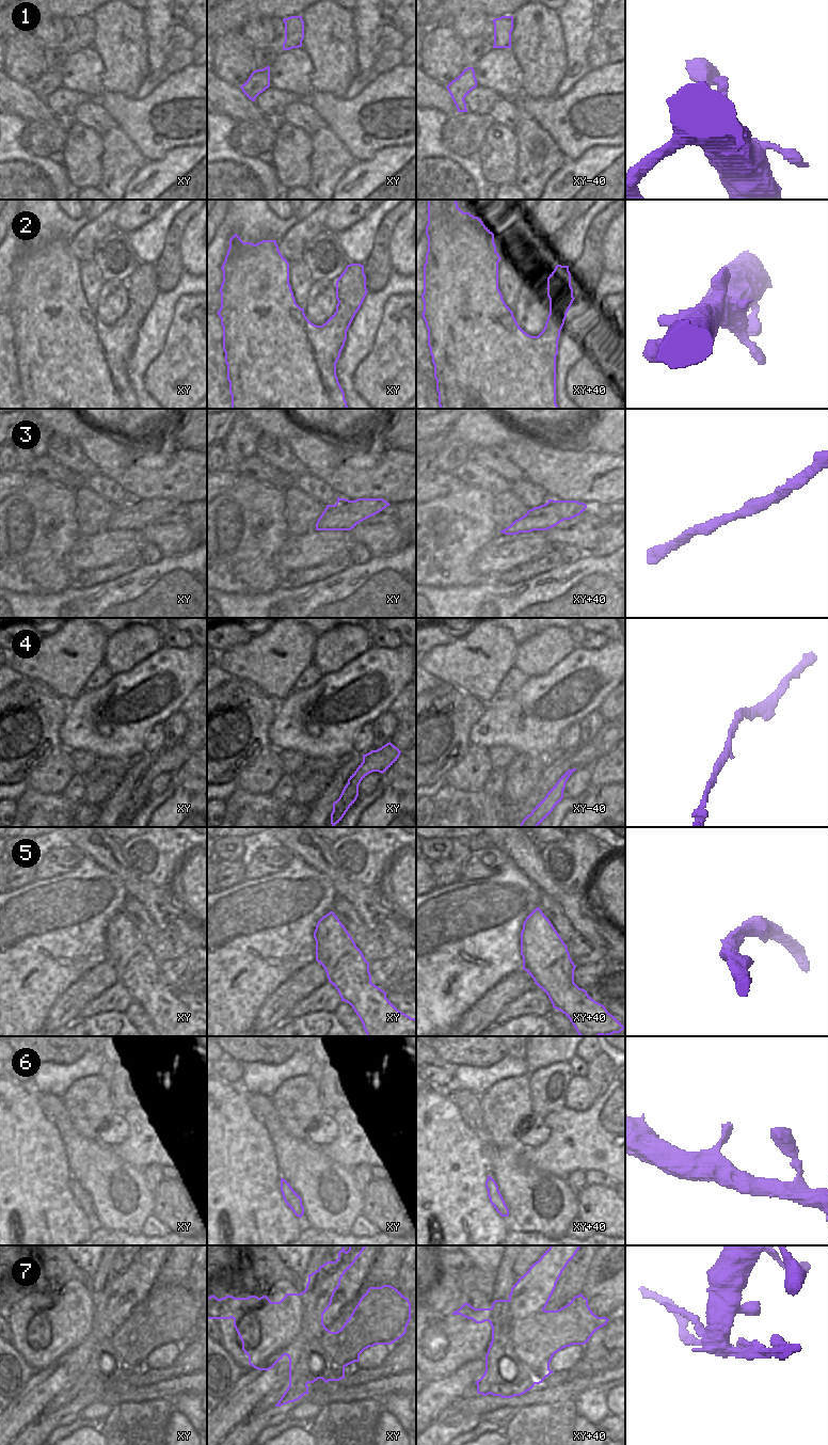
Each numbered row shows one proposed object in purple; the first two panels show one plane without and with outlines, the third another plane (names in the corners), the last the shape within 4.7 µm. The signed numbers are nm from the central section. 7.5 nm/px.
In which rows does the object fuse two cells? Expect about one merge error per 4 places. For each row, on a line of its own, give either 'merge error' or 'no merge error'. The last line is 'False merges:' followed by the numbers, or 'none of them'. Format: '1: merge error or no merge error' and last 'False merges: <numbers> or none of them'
1: no merge error
2: no merge error
3: merge error
4: no merge error
5: no merge error
6: no merge error
7: merge error
False merges: 3, 7

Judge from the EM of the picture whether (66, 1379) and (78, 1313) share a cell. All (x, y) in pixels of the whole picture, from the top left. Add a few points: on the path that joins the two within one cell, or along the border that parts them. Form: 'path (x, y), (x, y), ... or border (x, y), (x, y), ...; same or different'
border (77, 1354), (58, 1371); different

